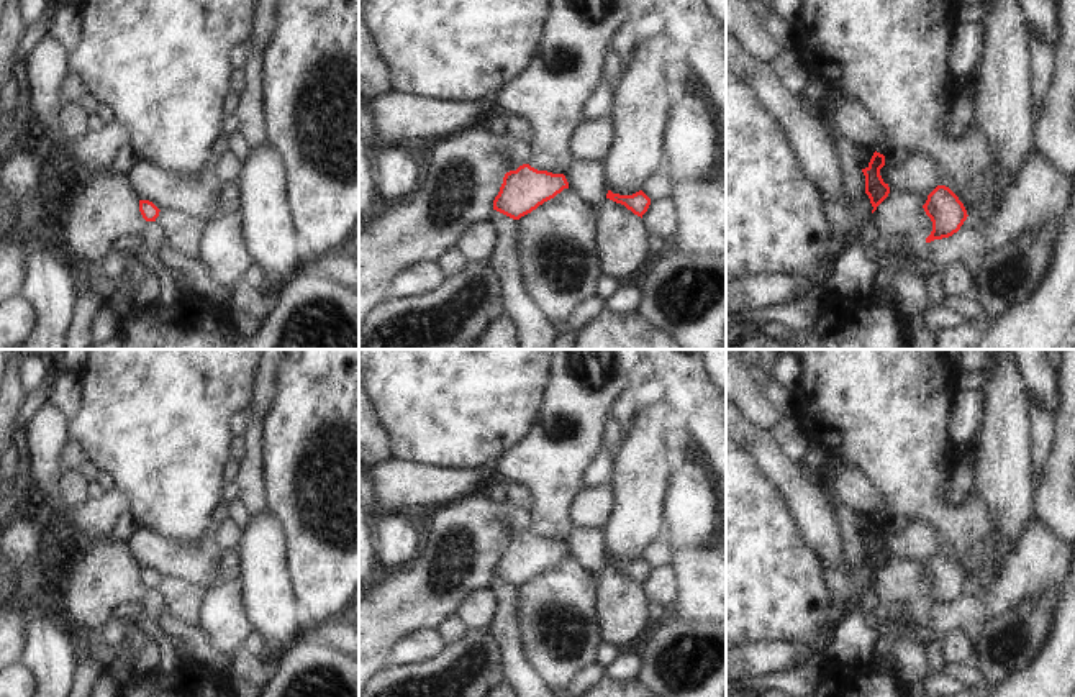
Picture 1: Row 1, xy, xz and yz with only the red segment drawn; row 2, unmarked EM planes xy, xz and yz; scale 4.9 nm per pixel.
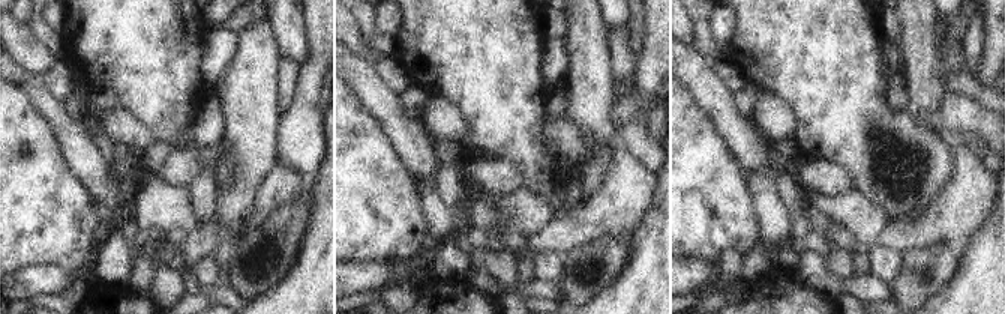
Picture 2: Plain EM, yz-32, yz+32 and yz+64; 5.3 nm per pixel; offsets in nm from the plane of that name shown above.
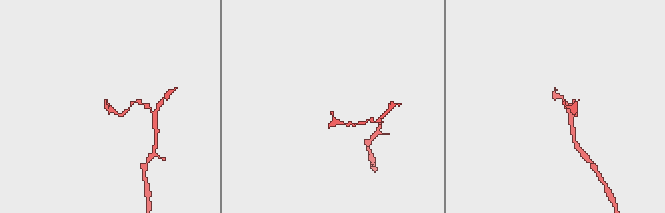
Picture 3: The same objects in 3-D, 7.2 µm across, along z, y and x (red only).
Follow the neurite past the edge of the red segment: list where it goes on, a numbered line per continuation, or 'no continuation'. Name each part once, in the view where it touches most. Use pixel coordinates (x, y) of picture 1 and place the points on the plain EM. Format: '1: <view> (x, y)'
no continuation

